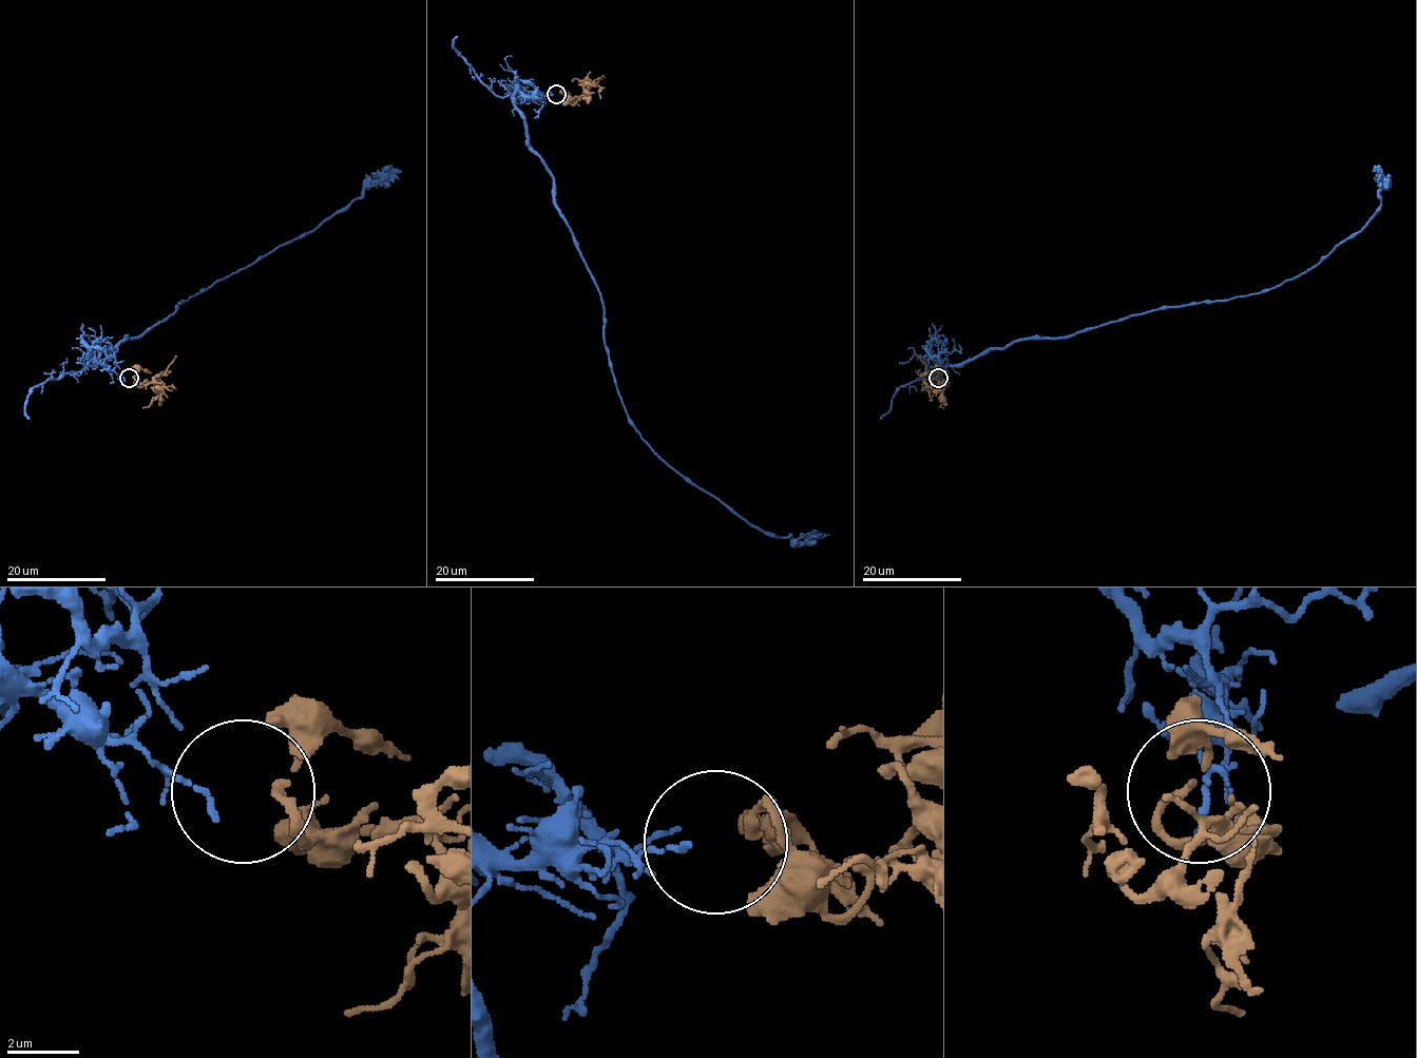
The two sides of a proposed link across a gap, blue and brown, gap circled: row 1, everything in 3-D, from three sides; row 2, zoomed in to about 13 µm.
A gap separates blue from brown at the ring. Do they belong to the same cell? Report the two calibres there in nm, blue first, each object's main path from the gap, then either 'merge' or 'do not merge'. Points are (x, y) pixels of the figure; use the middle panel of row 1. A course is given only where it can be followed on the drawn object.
190/180 nm | blue via (553, 94), (518, 91), (514, 109), (600, 295), (628, 421), (752, 525), (779, 537), (829, 535) | brown via (560, 94), (563, 89), (578, 97), (582, 93), (581, 83), (589, 83), (582, 80), (595, 82), (604, 77) | do not merge

